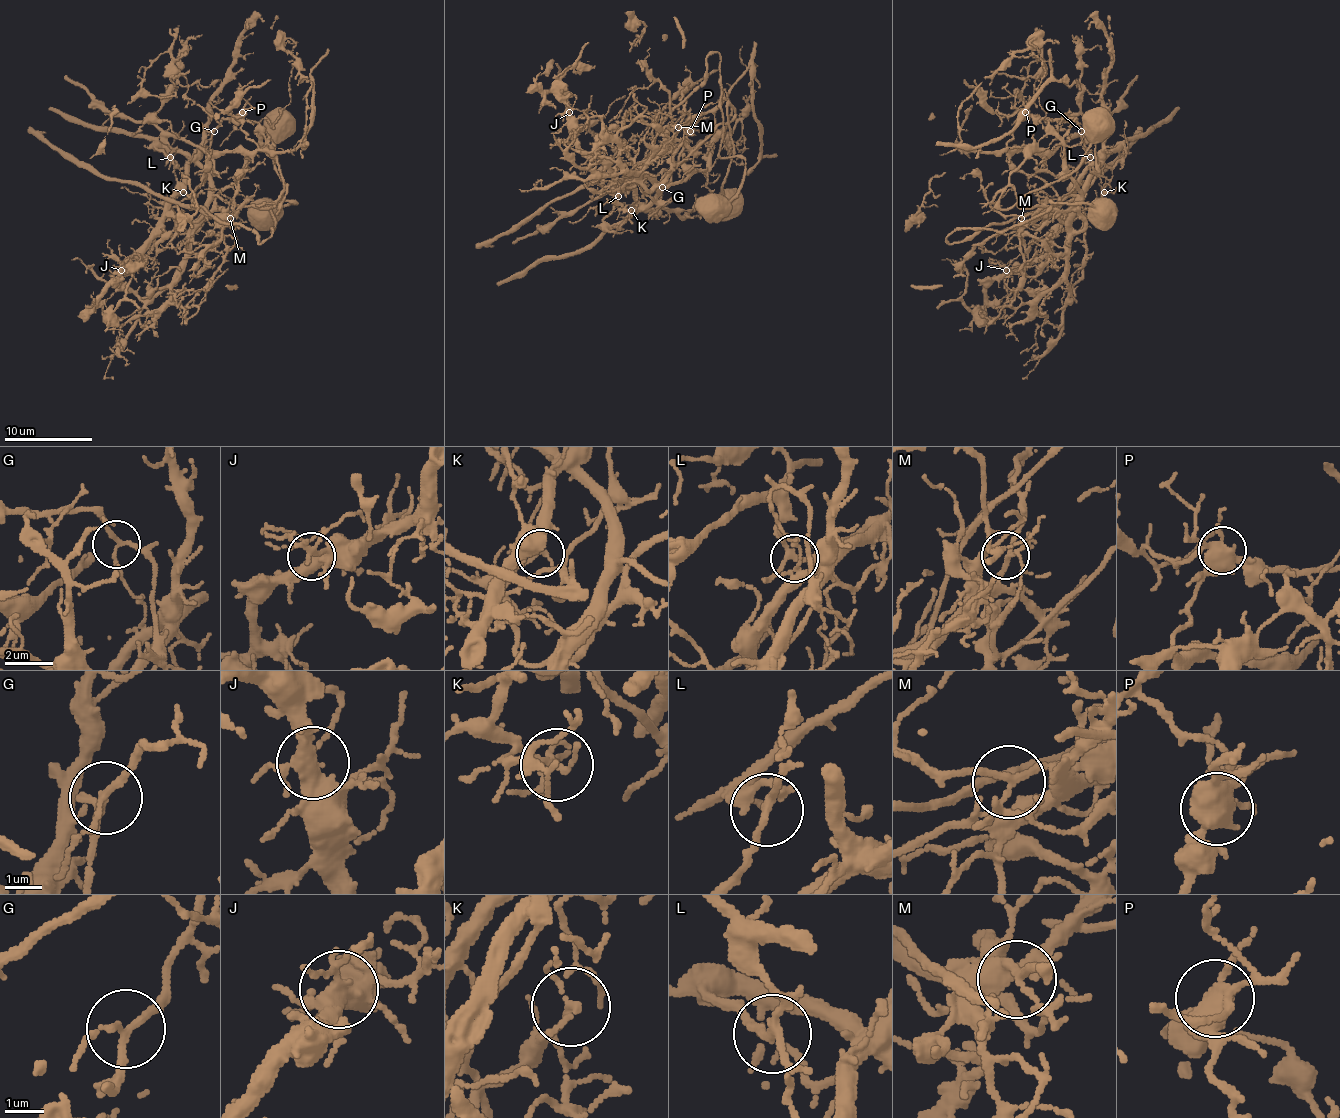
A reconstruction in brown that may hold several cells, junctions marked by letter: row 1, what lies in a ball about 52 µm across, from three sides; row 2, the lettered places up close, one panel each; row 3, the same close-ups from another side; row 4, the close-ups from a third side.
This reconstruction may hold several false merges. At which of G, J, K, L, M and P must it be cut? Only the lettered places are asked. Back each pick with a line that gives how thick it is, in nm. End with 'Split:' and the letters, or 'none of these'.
K: Thickness 120 nm
L: Thickness 170 nm
M: Thickness 160 nm
P: Thickness 460 nm
Split: K, L, M, P

